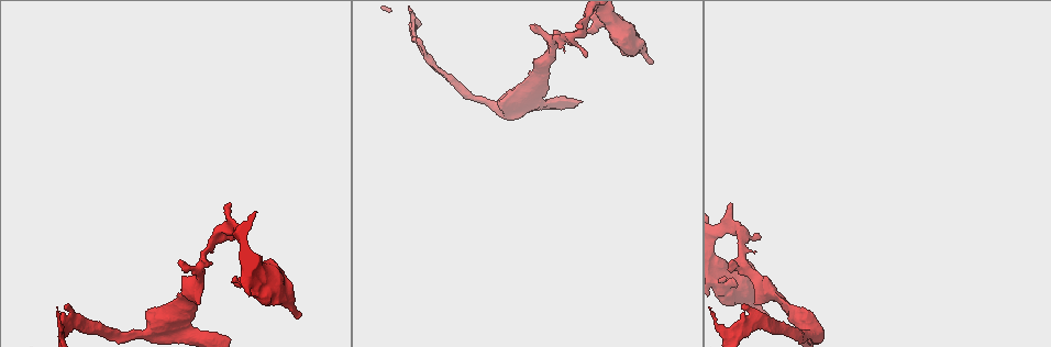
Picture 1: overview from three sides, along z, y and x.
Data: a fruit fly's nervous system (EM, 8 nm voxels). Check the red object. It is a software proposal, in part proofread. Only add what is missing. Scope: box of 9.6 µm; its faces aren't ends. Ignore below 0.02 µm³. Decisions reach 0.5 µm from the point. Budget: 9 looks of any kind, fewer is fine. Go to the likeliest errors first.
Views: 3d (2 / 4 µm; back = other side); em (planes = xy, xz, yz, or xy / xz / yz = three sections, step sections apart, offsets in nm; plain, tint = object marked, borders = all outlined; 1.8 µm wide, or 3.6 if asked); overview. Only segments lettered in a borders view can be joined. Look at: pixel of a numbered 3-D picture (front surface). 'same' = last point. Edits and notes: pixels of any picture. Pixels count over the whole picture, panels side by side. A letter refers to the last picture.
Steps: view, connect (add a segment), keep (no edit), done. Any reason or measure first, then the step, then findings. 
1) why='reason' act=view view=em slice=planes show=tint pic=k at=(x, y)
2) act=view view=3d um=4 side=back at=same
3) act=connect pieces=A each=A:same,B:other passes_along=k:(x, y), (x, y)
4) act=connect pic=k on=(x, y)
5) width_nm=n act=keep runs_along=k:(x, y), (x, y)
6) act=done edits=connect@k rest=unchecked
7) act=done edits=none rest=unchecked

why='free end' act=view view=em slice=planes show=borders pic=1 at=(590, 31)

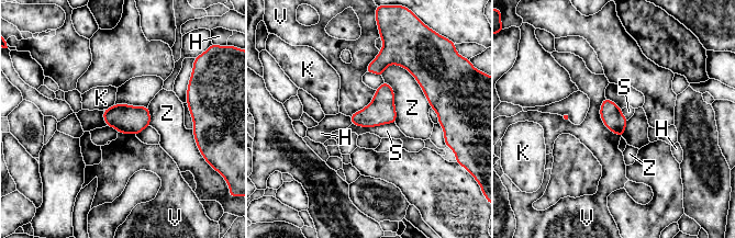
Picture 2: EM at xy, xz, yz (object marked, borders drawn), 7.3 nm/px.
act=keep each=H:other,K:other,S:other,V:other,Z:other border=2:(394, 122), (375, 126), (352, 124) found='none of them fits'

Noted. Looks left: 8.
why='an open end' act=view view=em um=3.6 slice=xy step=16 show=borders pic=1 at=(729, 204)

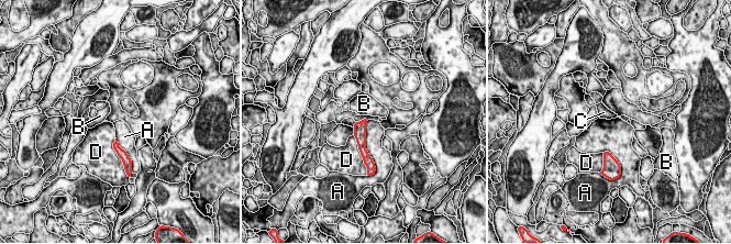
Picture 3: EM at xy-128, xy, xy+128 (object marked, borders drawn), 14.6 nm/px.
act=keep each=A:other,B:other,C:other,D:other border=3:(367, 120), (366, 151), (373, 158) found='no lettered segment goes on from it'

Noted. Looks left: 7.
why='free end' act=view view=em slice=planes show=borders pic=1 at=(742, 308)

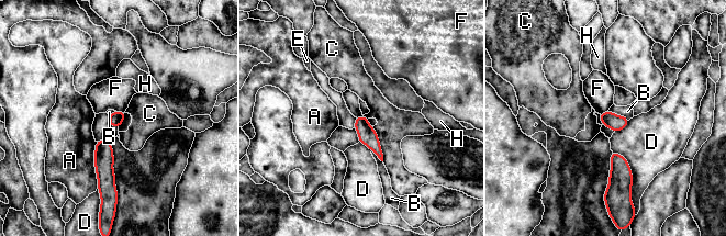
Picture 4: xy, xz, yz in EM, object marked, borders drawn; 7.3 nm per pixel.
act=keep each=A:other,B:other,C:other,D:other,E:other,F:other,H:other found='none of them fits'

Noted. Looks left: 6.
why='free end' act=view view=em slice=xy step=4 show=borders pic=1 at=(300, 313)

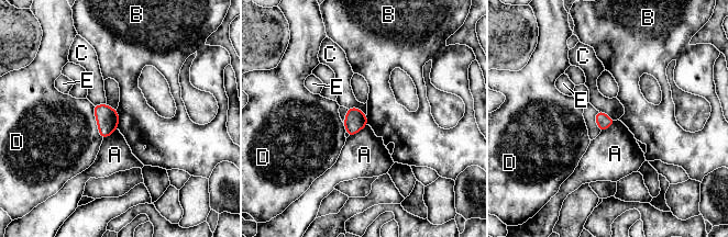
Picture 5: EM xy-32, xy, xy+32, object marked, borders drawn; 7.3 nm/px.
longest_contact=D:260nm act=keep each=A:other,B:other,C:other,D:other,E:other border=5:(348, 108), (359, 108), (366, 114) found='none of them fits'

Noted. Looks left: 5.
act=done edits=none rest=unchecked

